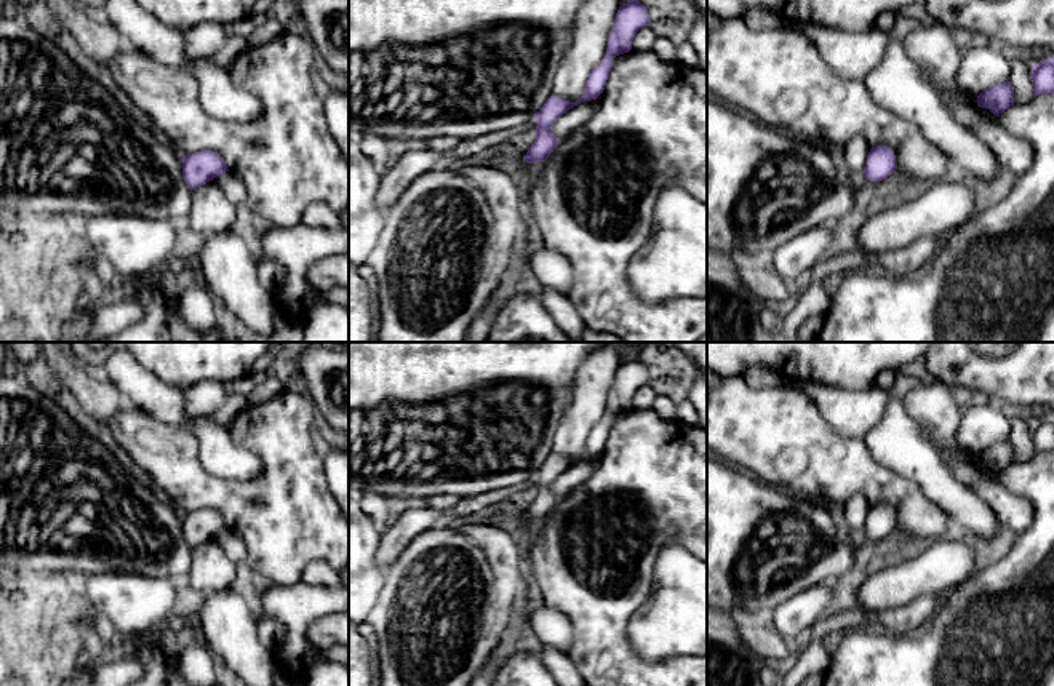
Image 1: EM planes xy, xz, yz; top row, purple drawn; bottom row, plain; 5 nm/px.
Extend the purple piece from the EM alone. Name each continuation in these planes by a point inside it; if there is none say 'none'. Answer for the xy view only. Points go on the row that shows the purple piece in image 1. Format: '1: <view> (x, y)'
none

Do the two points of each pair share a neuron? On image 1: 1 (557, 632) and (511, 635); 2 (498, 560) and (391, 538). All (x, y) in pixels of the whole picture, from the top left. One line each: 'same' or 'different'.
1: different
2: different

